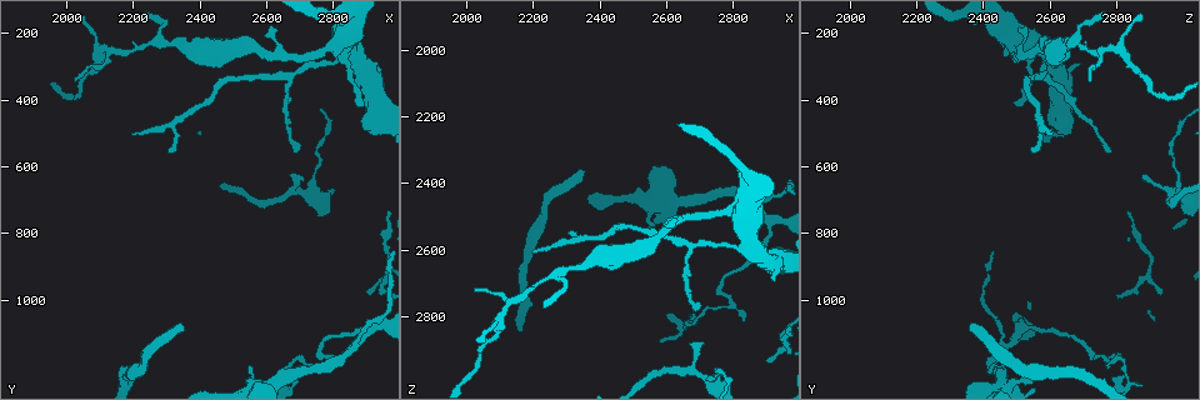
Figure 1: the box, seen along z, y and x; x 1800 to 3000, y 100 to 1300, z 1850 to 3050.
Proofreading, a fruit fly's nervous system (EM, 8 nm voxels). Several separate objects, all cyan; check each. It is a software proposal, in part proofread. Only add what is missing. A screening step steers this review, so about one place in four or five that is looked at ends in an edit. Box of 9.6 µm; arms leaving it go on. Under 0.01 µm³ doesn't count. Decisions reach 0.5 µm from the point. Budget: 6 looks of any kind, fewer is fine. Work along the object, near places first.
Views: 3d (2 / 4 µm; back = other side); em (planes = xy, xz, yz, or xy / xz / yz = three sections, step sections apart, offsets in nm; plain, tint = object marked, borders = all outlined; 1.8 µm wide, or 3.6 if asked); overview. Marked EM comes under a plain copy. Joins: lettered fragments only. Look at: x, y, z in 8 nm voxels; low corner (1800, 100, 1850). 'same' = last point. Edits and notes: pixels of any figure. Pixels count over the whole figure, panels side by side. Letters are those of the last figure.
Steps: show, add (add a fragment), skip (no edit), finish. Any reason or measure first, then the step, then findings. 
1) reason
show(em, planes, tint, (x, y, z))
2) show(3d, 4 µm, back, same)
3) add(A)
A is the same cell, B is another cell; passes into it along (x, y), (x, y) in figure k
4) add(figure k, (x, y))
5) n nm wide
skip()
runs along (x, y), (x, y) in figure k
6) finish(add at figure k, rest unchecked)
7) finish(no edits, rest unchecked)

calibre changes
show(em, yz, step 16, tint, (2510, 230, 2590))

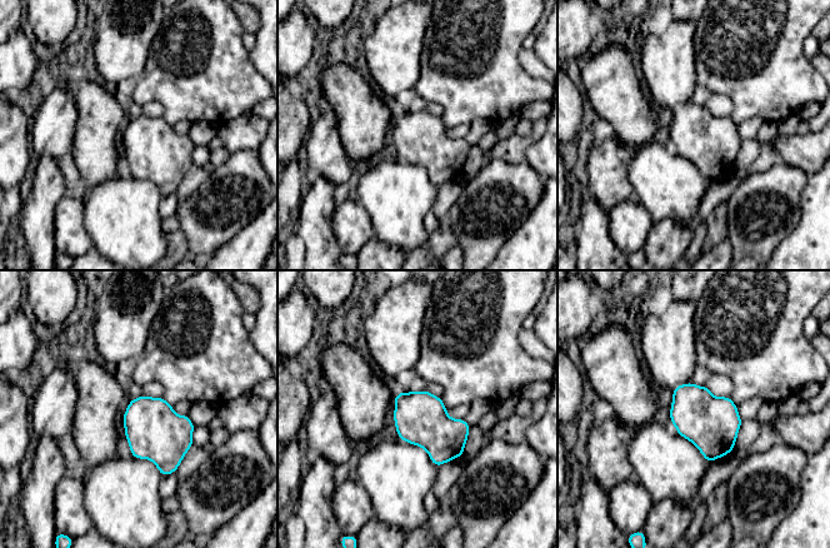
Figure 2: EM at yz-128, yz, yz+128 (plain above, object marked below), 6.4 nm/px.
another direction
show(em, xy, step 4, borders, same)

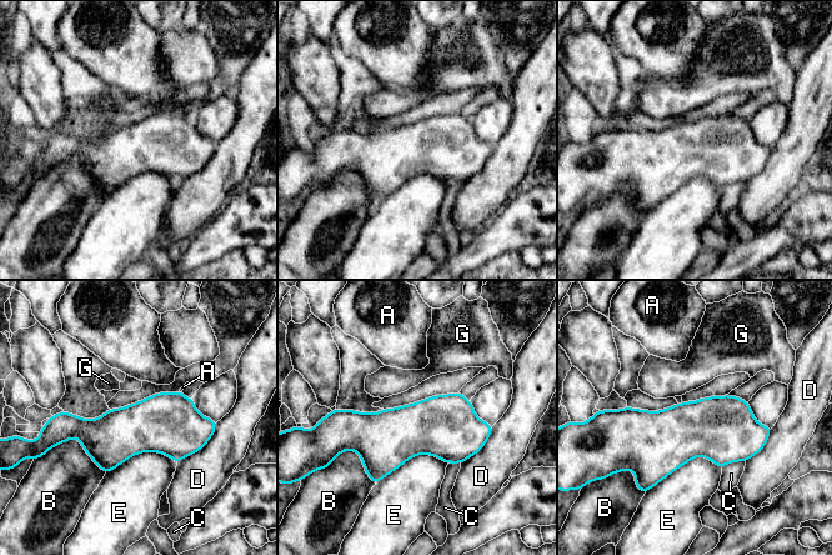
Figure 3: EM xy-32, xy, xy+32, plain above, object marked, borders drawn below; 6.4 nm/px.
skip()
A, B, C, D, E and G are other cells; none of them fits

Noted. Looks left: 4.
free end
show(3d, 4 µm, (2030, 340, 2720))

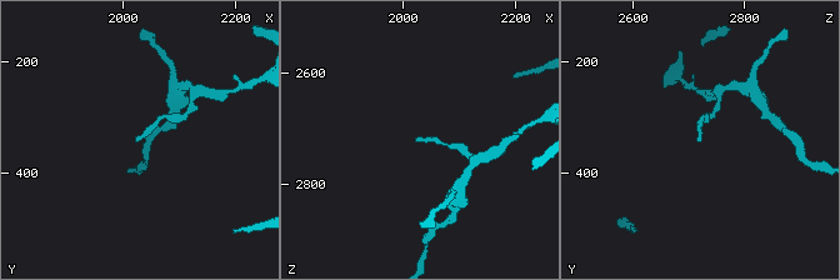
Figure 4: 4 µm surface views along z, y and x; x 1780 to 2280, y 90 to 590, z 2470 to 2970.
now the EM
show(em, yz, step 8, borders, (2020, 340, 2715))

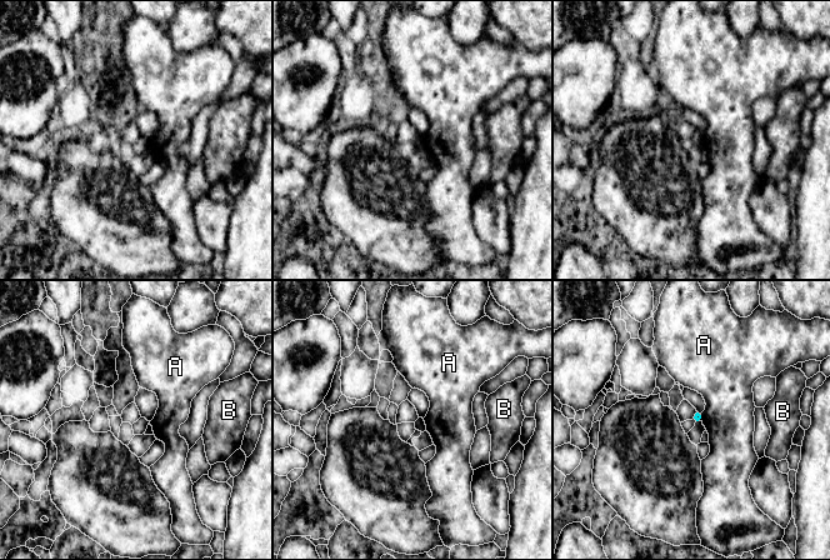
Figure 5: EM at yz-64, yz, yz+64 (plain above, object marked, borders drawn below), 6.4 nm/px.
another direction
show(em, xz, step 8, borders, same)

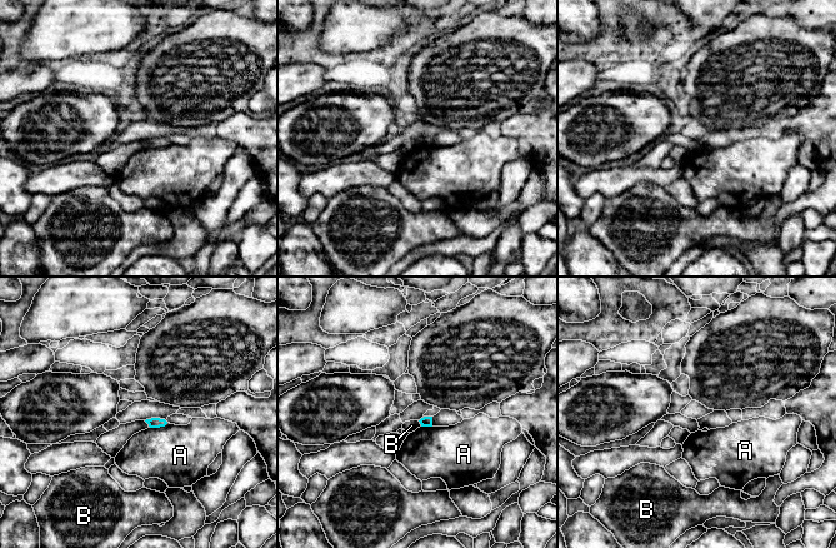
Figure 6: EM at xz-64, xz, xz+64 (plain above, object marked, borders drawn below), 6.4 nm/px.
skip()
A and B are other cells; border along (418, 421), (421, 426) in figure 6; no lettered fragment goes on from it

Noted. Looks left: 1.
free end
show(em, planes, borders, (2360, 1080, 2360))

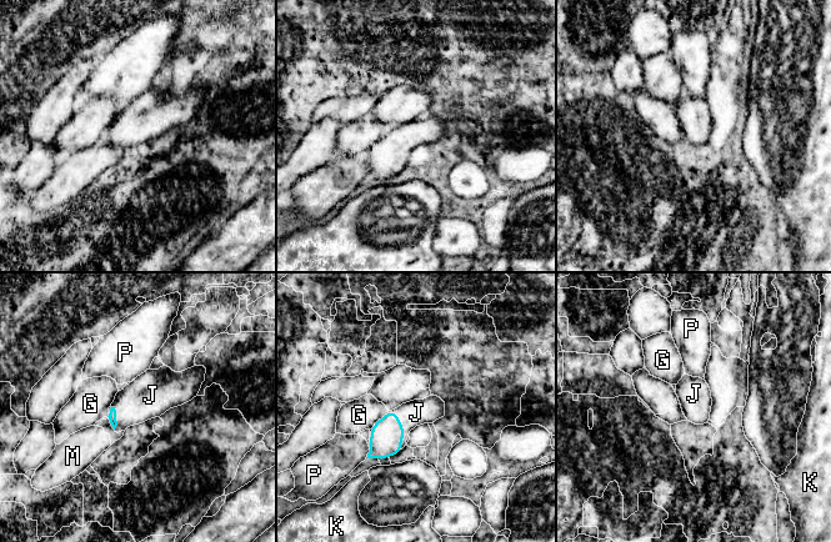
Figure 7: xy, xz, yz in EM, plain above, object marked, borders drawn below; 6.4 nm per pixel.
add(J)
J is the same cell, G, K, M and P are other cells; passes into it along (388, 433), (403, 430), (416, 412) in figure 7; the neuron continues

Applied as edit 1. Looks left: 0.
finish(add at figure 7, rest unchecked)

